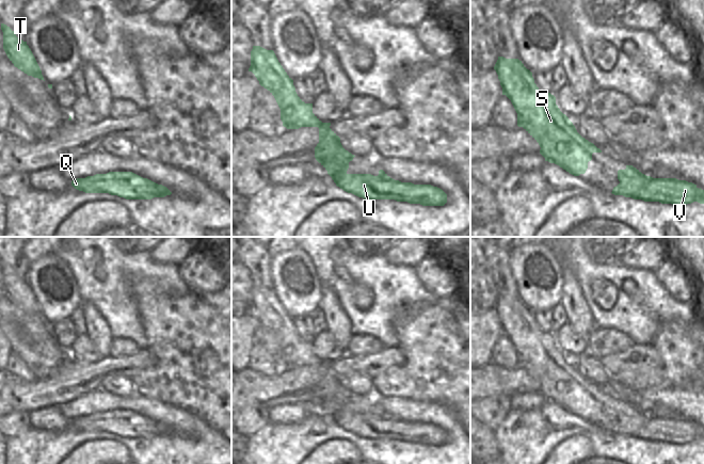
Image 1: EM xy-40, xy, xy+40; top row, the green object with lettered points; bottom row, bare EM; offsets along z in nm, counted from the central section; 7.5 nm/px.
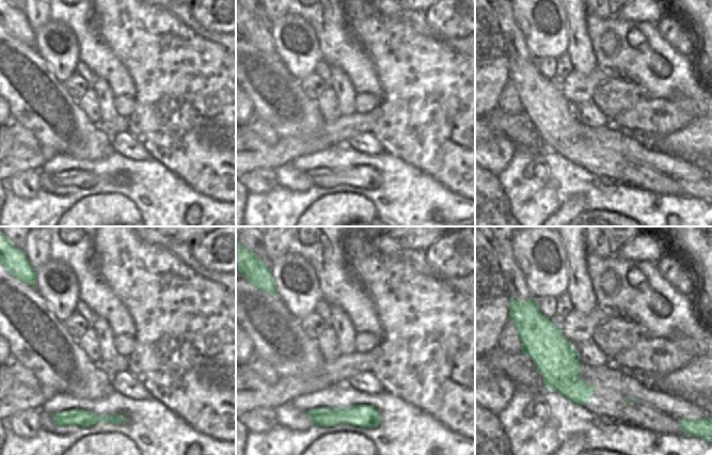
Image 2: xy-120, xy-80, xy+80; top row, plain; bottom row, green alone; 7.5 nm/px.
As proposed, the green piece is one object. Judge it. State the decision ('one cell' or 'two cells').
two cells

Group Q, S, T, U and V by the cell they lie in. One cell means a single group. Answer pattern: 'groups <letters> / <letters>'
groups Q U V / S T

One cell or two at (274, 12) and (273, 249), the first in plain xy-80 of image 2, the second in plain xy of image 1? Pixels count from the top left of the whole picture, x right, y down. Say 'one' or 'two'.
one

